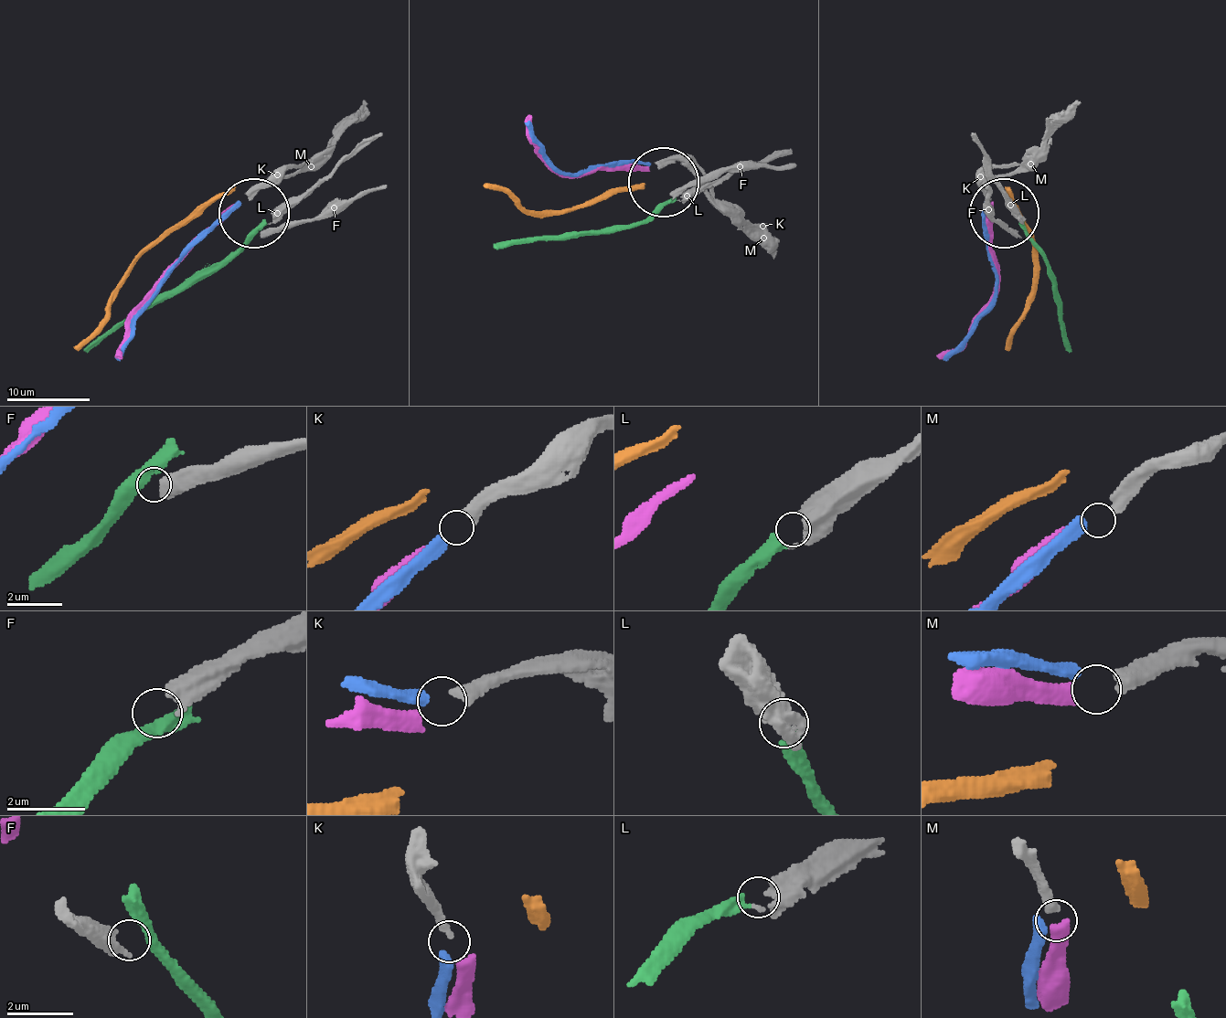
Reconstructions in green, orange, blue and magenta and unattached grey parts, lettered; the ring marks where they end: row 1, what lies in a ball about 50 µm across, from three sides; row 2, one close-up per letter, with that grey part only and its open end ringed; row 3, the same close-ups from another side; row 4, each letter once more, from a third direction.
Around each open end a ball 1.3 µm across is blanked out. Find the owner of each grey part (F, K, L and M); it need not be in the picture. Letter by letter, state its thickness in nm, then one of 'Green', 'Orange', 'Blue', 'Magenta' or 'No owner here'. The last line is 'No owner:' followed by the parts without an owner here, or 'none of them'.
F: Thickness 550 nm. No owner here
K: Thickness 360 nm. Blue
L: Thickness 600 nm. Green
M: Thickness 400 nm. Magenta
No owner: F

